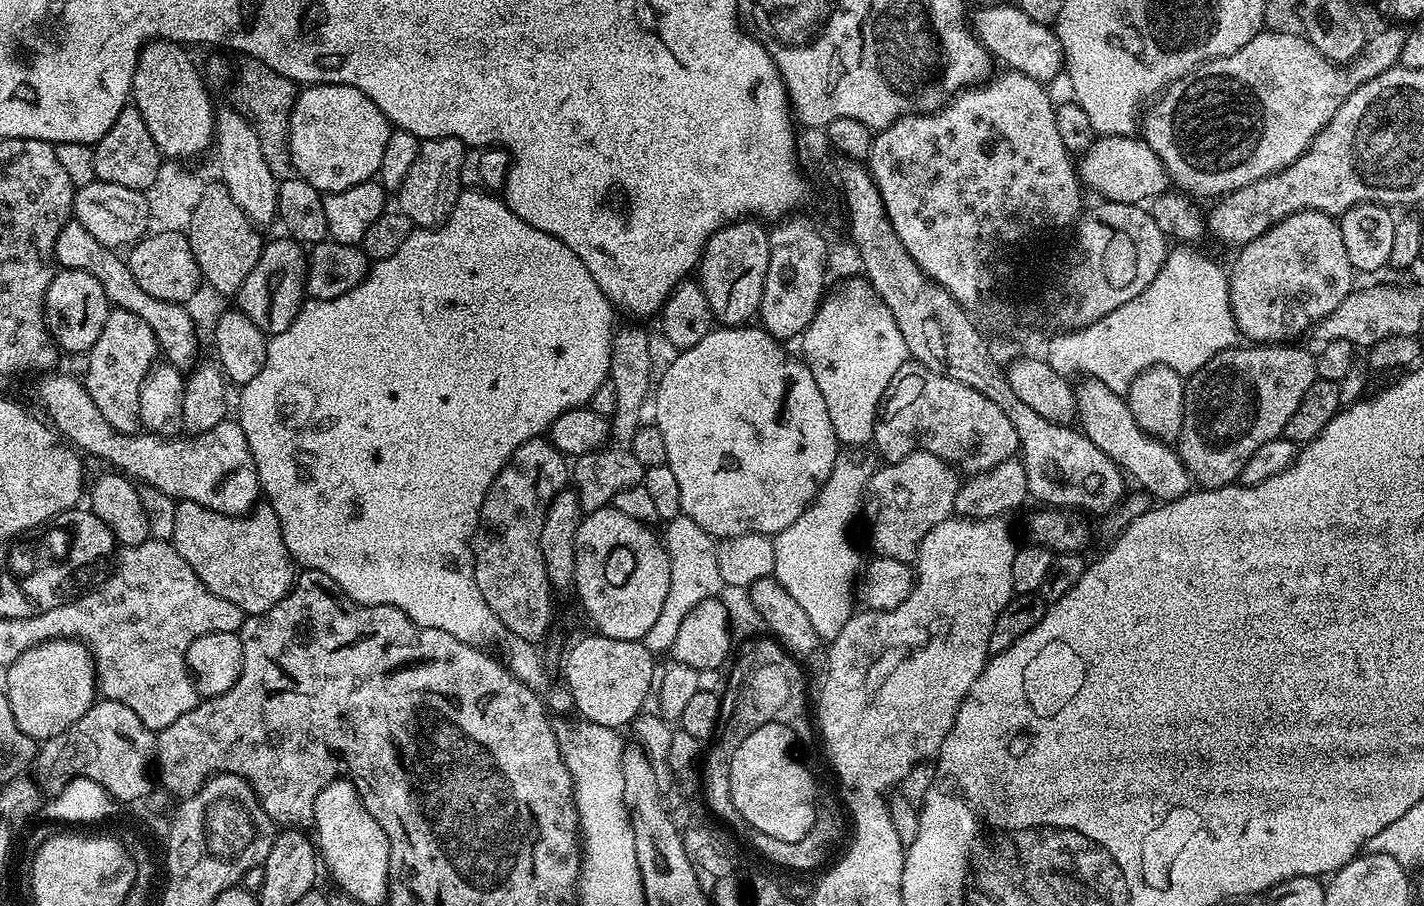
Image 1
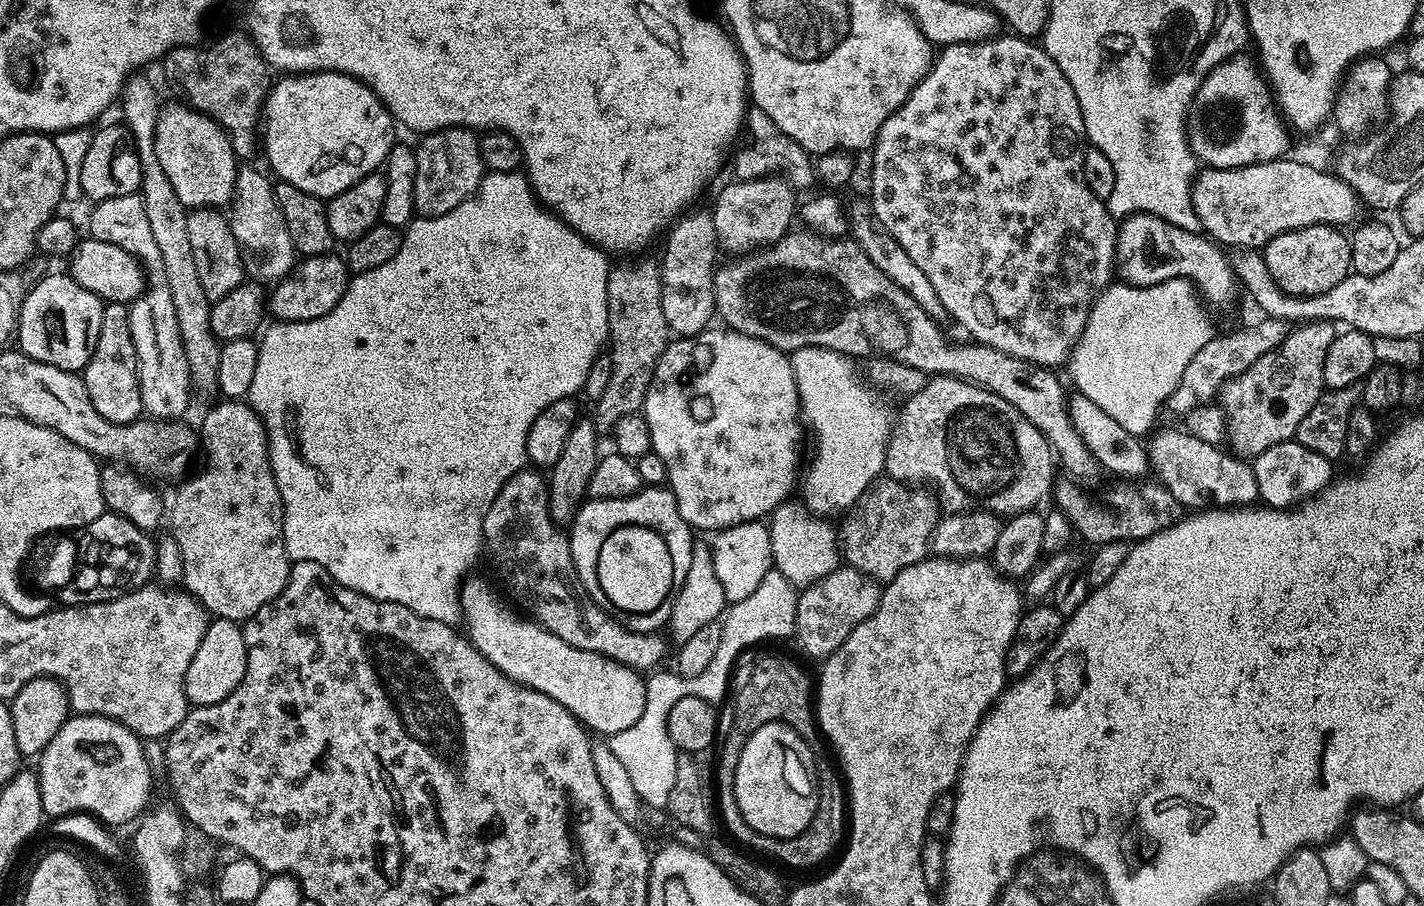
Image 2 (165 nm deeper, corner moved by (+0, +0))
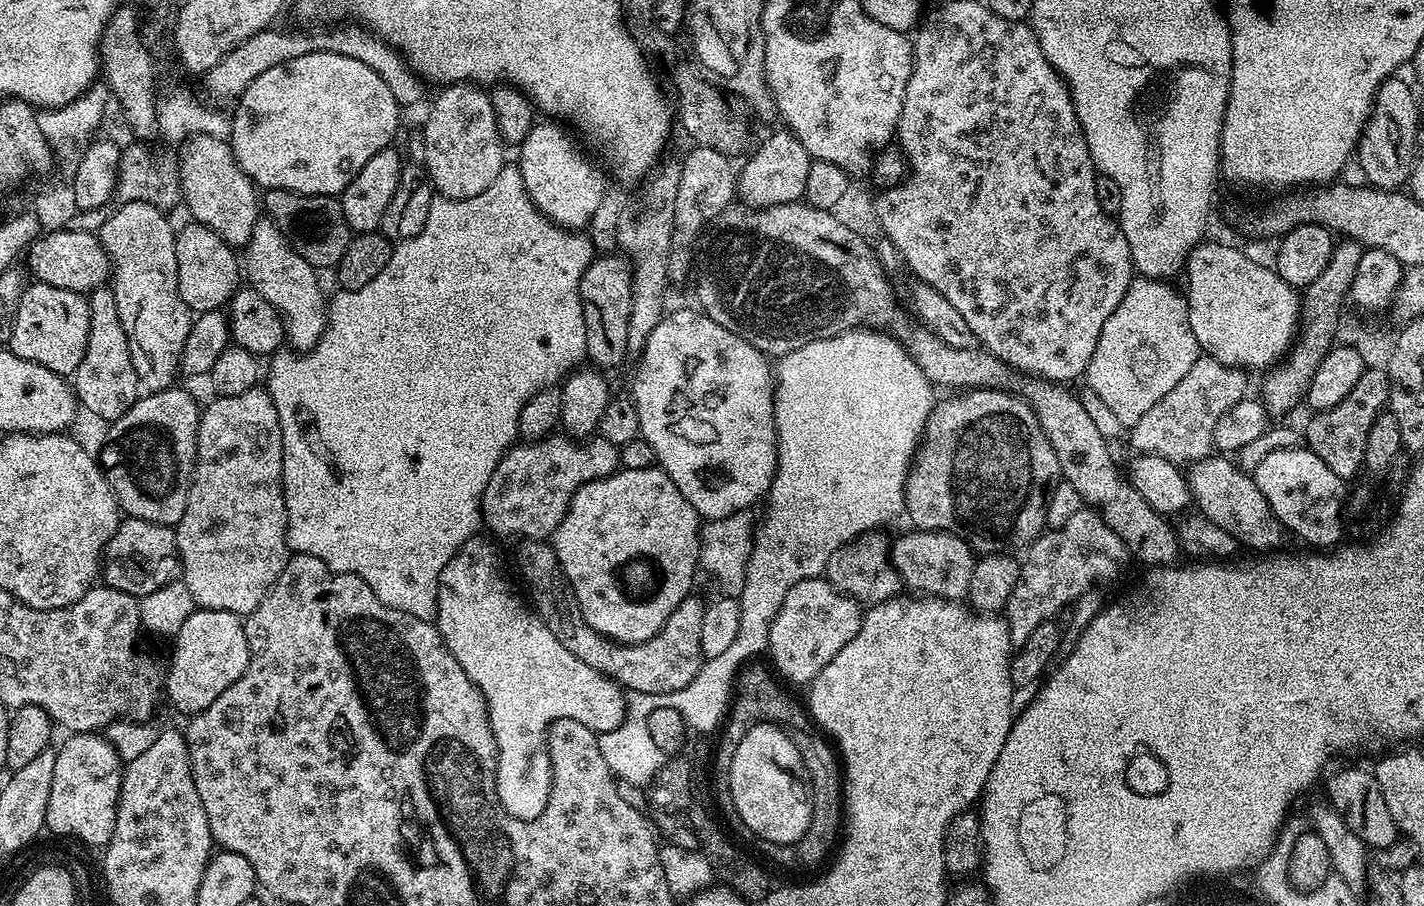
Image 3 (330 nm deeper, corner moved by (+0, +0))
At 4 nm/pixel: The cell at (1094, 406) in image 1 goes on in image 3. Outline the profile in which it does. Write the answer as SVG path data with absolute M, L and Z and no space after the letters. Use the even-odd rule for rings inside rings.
M1213 454L1204 460L1195 461L1187 469L1186 483L1192 492L1195 507L1200 507L1204 518L1235 536L1241 545L1264 548L1260 550L1275 549L1272 547L1279 542L1282 533L1280 521L1270 510L1262 490L1258 490L1255 479L1239 463L1232 461L1231 464L1228 460L1231 459Z

